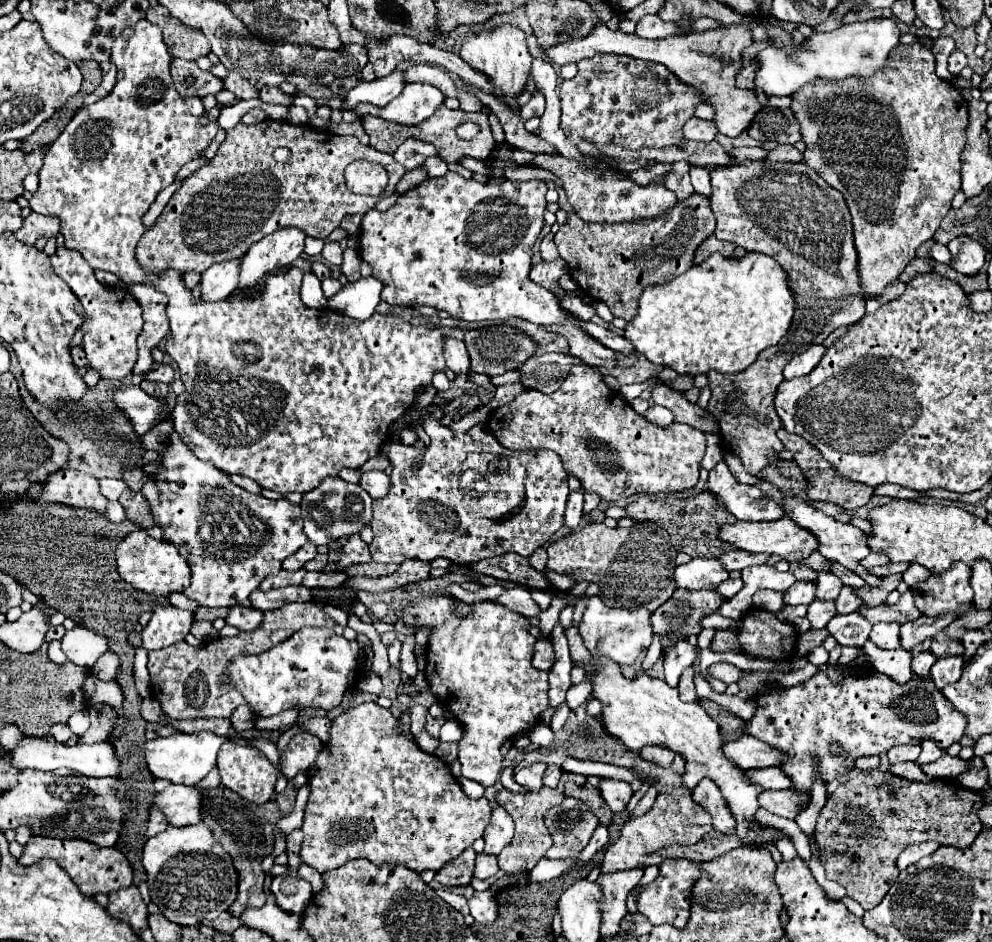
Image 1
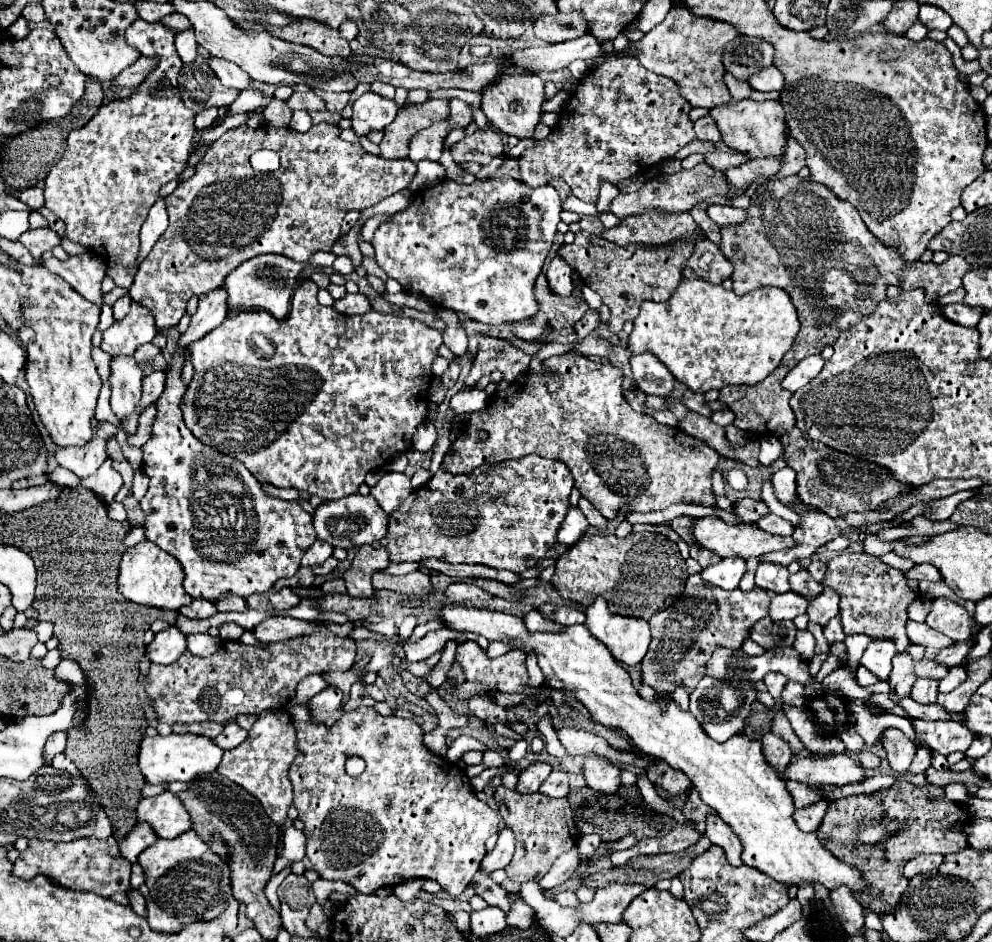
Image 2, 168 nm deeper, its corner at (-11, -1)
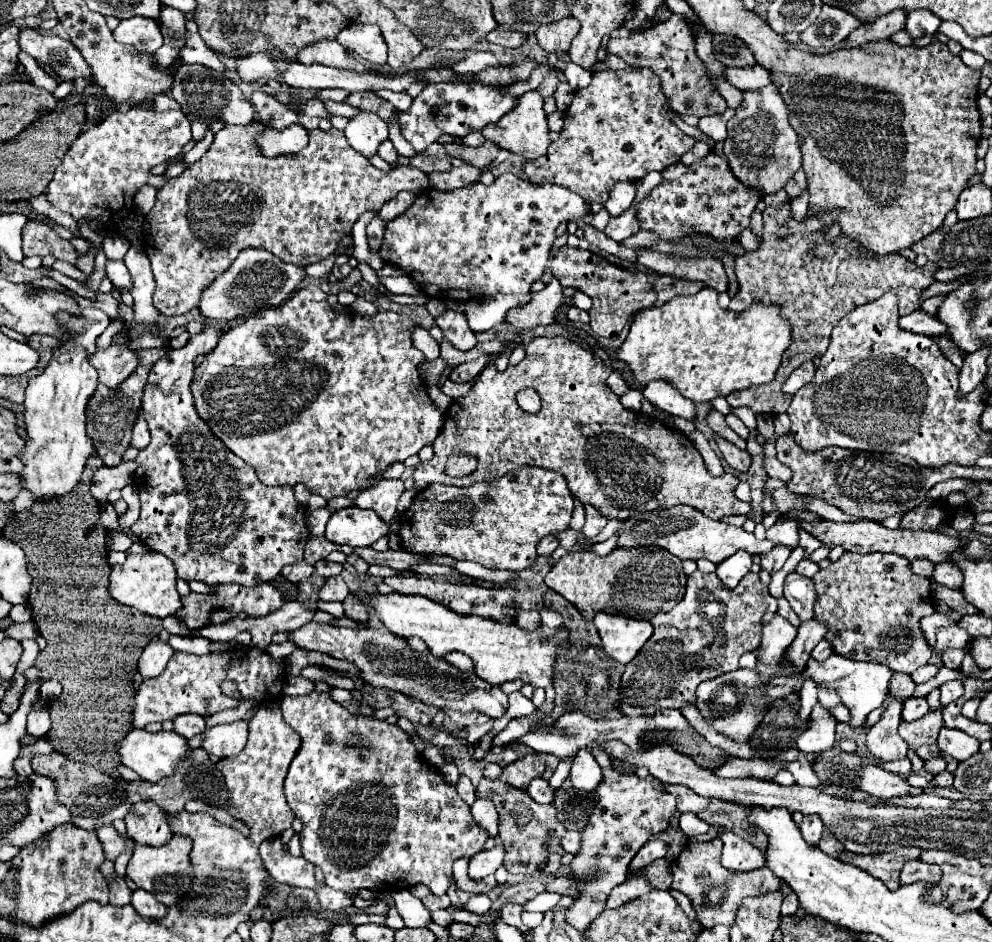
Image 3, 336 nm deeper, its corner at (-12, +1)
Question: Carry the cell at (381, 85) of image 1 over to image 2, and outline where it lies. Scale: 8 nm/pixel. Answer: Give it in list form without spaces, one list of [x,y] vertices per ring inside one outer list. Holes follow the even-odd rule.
[[[374,92],[362,94],[354,102],[354,114],[352,114],[352,130],[356,136],[368,136],[374,130],[384,130],[396,116],[398,106],[394,100],[380,98]]]

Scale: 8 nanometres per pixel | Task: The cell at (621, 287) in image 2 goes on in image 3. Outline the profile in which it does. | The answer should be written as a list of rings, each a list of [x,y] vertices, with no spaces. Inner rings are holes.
[[[561,246],[551,260],[551,272],[559,278],[563,286],[575,286],[593,298],[591,328],[601,338],[617,338],[623,326],[637,314],[637,310],[649,308],[657,300],[657,292],[653,290],[653,282],[657,280],[655,272],[635,272],[627,270],[619,264],[611,264],[605,258],[573,246]]]

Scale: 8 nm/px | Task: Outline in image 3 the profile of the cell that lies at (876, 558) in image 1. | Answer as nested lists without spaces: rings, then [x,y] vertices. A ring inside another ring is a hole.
[[[909,560],[909,568],[911,568],[915,574],[927,576],[927,578],[931,578],[931,572],[933,572],[933,564],[929,564],[927,560]]]

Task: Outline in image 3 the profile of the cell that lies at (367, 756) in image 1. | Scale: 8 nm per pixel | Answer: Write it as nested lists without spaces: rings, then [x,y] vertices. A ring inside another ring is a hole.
[[[315,690],[305,696],[285,696],[281,710],[285,722],[301,736],[301,748],[285,778],[285,796],[295,816],[303,822],[303,858],[323,870],[325,884],[343,892],[359,888],[393,892],[425,884],[433,894],[447,894],[453,884],[453,862],[481,852],[489,832],[473,820],[471,808],[445,782],[439,768],[421,758],[411,736],[397,724],[353,716],[343,704],[331,700],[329,692]],[[351,738],[359,738],[359,744],[347,744]]]

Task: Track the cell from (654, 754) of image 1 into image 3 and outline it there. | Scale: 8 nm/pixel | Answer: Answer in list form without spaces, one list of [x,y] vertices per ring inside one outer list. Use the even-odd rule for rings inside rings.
[[[663,784],[665,792],[673,794],[677,798],[677,810],[679,812],[701,812],[703,808],[707,808],[709,800],[705,800],[703,796],[697,796],[691,788],[685,788],[685,786],[677,786],[677,784]]]

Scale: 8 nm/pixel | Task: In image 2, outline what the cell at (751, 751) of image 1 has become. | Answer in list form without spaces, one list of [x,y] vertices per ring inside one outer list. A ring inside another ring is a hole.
[[[846,754],[832,756],[826,760],[812,760],[812,758],[802,758],[794,760],[786,768],[786,776],[796,782],[804,784],[832,784],[832,786],[846,786],[846,784],[856,784],[864,782],[864,768],[856,764],[852,758]]]

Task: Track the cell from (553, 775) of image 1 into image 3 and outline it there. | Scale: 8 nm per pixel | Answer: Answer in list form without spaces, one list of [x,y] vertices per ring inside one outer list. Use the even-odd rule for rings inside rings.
[[[543,778],[533,780],[533,782],[529,784],[527,792],[529,792],[529,796],[533,796],[533,800],[539,802],[539,804],[549,804],[549,802],[553,802],[553,796],[555,796],[555,790],[553,790],[553,788],[549,786],[549,782],[543,780]]]

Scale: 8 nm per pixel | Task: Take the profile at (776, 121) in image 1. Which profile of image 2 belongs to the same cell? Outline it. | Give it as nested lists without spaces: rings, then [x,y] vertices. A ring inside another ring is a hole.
[[[794,138],[788,140],[788,154],[784,158],[782,168],[774,176],[774,179],[784,178],[784,180],[768,180],[768,184],[760,186],[760,190],[752,198],[752,206],[748,208],[748,222],[744,222],[744,226],[722,228],[722,244],[720,244],[724,256],[734,264],[732,282],[736,294],[746,294],[760,286],[778,286],[790,294],[790,300],[798,310],[798,320],[800,320],[800,332],[794,340],[794,346],[766,380],[754,386],[726,386],[724,390],[720,390],[720,400],[726,402],[736,414],[734,426],[752,434],[756,434],[756,418],[764,418],[760,420],[764,434],[778,434],[780,430],[788,432],[796,426],[794,412],[788,404],[792,394],[788,390],[780,390],[780,382],[802,358],[810,354],[820,354],[824,346],[834,344],[834,340],[842,330],[846,330],[850,324],[858,322],[860,318],[868,316],[872,308],[886,296],[888,284],[898,286],[902,290],[922,288],[926,294],[926,302],[936,302],[938,296],[958,290],[962,286],[962,276],[968,270],[972,270],[972,266],[960,256],[950,256],[942,264],[934,264],[934,262],[924,264],[920,260],[906,264],[904,258],[894,248],[888,248],[882,242],[878,242],[878,238],[864,226],[858,210],[852,204],[836,198],[832,192],[826,190],[826,186],[792,176],[806,166],[805,150],[800,148],[798,142],[794,142]]]

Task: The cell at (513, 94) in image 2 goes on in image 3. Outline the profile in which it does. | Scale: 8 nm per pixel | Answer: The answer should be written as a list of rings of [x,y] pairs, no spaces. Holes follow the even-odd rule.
[[[537,90],[525,92],[517,98],[517,108],[513,112],[507,112],[497,120],[497,124],[489,124],[489,128],[483,128],[483,136],[487,140],[493,140],[497,146],[507,148],[523,158],[537,158],[547,152],[547,146],[551,144],[549,140],[549,128],[547,128],[547,118],[543,112],[543,96]]]

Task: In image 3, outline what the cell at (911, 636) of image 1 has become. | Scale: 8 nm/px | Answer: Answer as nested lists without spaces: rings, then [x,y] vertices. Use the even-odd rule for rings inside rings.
[[[889,694],[887,702],[889,706],[885,708],[881,720],[867,730],[867,748],[871,750],[873,756],[885,762],[893,762],[893,760],[905,758],[907,754],[907,744],[897,734],[897,726],[901,724],[903,698]]]

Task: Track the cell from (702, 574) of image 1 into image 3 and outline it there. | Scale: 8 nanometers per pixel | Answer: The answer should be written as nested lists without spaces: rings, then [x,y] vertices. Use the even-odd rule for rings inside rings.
[[[739,550],[739,552],[735,552],[733,556],[729,556],[729,560],[723,560],[723,562],[717,566],[715,574],[719,576],[719,580],[721,580],[725,586],[733,588],[733,586],[737,586],[739,580],[751,570],[751,564],[753,564],[753,562],[751,562],[751,554],[745,552],[745,550]]]

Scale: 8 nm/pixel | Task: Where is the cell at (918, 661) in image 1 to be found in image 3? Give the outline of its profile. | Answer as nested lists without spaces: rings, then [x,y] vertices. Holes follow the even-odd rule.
[[[911,696],[911,698],[905,700],[905,706],[903,706],[903,714],[901,716],[903,716],[903,720],[917,720],[917,718],[925,716],[927,710],[929,710],[929,704],[927,704],[927,698],[925,696],[921,696],[921,698]]]

